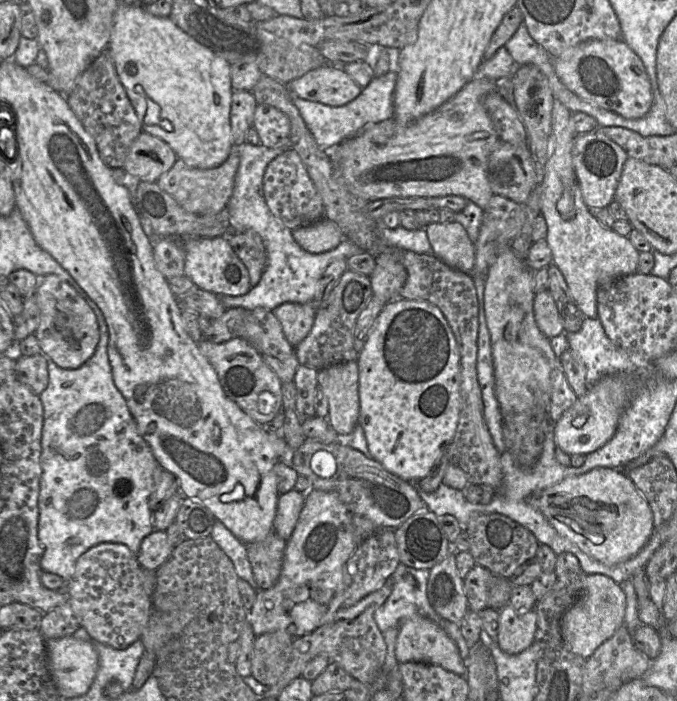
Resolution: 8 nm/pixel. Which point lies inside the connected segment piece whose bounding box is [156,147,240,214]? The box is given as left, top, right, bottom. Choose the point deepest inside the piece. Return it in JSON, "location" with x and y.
{"location":[199,191]}

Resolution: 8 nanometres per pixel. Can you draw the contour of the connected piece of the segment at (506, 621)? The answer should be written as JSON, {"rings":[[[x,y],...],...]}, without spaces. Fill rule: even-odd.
{"rings":[[[510,604],[498,610],[498,635],[496,642],[509,655],[519,654],[535,639],[537,613],[535,609],[518,612]]]}

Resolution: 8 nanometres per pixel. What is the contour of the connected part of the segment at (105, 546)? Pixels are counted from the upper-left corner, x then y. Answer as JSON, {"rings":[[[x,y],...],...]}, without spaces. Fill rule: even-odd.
{"rings":[[[101,543],[82,554],[67,582],[66,593],[74,615],[89,635],[123,650],[139,640],[152,611],[152,595],[144,588],[144,569],[136,555],[121,543]]]}

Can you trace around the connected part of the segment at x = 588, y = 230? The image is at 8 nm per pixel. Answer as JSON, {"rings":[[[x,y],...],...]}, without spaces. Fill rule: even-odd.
{"rings":[[[554,99],[553,102],[553,109],[552,109],[552,134],[549,141],[549,157],[547,159],[546,165],[545,165],[545,175],[543,180],[543,190],[540,198],[540,212],[541,215],[545,218],[546,224],[547,224],[547,236],[546,236],[546,242],[551,250],[552,253],[552,263],[556,265],[561,273],[563,274],[565,281],[568,285],[569,291],[573,297],[573,299],[576,301],[578,307],[584,314],[586,318],[597,318],[597,290],[600,286],[603,285],[610,285],[613,281],[616,279],[630,275],[637,272],[637,265],[638,265],[638,259],[639,259],[639,253],[631,244],[629,239],[625,236],[621,236],[617,234],[612,228],[605,228],[602,226],[599,221],[594,217],[590,211],[589,208],[586,206],[586,204],[583,201],[580,186],[577,180],[576,173],[574,171],[573,167],[573,161],[572,161],[572,146],[574,138],[577,136],[575,131],[573,130],[573,122],[572,122],[572,112],[568,110],[559,100]]]}

